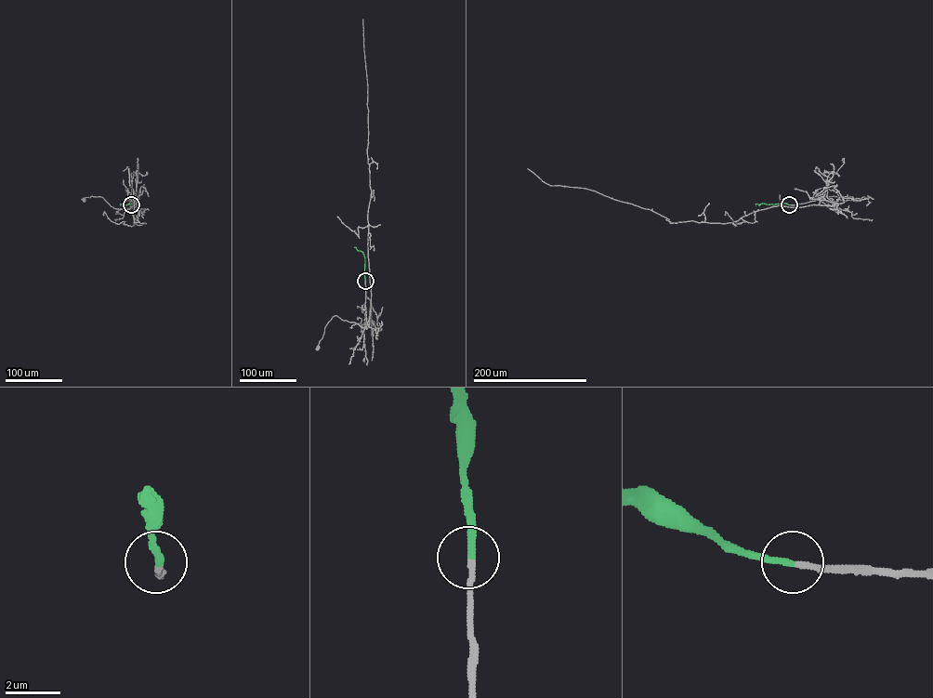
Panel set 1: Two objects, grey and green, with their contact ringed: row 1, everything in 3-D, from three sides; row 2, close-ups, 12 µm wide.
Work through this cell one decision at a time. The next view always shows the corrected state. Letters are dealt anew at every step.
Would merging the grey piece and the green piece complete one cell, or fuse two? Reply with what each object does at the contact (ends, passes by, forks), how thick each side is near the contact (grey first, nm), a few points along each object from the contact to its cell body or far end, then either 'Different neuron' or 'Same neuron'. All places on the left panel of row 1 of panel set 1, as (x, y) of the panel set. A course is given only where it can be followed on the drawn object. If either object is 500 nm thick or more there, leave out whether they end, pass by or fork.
At the ring grey ends. At the ring green ends. Thickness 200 nm (grey) against 240 nm. Course of grey: (131, 204), (131, 199), (132, 206), (125, 210), (114, 208), (101, 197), (84, 199). Course of green: (131, 204), (120, 205). Same neuron

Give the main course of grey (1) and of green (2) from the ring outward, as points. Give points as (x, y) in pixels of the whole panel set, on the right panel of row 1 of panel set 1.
1: (789, 204), (818, 199), (834, 205), (835, 210), (830, 208), (823, 197), (855, 199)
2: (789, 204), (755, 205)

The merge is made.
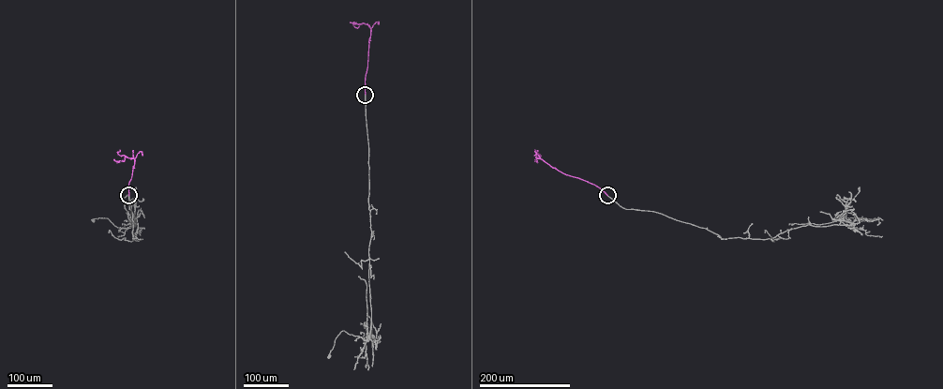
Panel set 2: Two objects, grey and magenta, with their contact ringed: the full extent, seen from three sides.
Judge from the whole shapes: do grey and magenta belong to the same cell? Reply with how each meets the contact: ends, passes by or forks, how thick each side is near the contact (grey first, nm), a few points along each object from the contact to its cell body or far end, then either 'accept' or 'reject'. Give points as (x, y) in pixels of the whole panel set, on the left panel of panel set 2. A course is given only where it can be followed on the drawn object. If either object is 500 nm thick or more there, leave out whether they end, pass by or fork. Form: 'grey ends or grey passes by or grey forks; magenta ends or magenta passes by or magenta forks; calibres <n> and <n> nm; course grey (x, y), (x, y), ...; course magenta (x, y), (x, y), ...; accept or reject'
grey ends; magenta ends; calibres 260 and 320 nm; course grey (128, 195), (132, 238), (135, 238), (132, 239), (135, 224), (126, 229), (117, 227), (107, 218), (93, 220); course magenta (128, 195), (135, 159), (120, 156), (119, 150); accept

